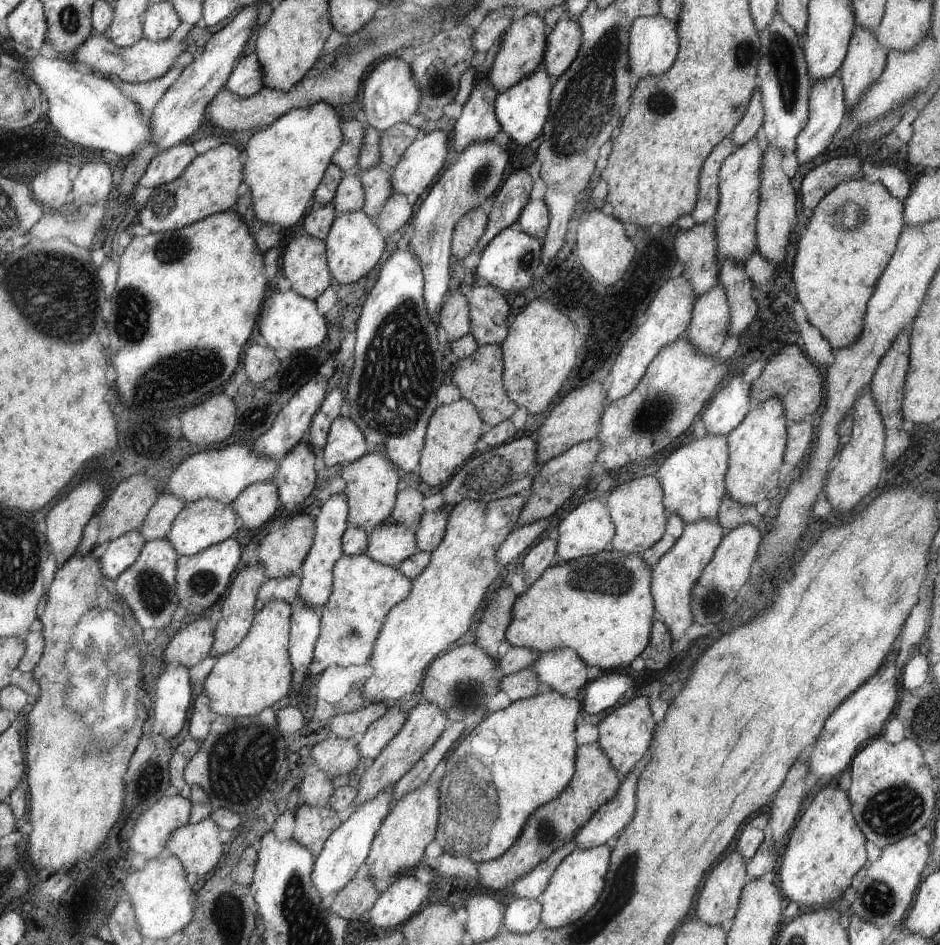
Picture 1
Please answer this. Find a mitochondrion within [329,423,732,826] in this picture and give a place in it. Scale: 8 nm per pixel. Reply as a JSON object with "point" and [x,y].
{"point":[612,578]}

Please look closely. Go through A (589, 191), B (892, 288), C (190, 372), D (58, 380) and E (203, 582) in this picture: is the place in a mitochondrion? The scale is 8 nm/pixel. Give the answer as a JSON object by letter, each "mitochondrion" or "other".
{"A":"other","B":"other","C":"mitochondrion","D":"other","E":"mitochondrion"}

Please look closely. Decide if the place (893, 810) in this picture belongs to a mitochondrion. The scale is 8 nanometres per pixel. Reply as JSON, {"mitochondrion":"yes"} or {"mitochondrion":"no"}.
{"mitochondrion":"yes"}

